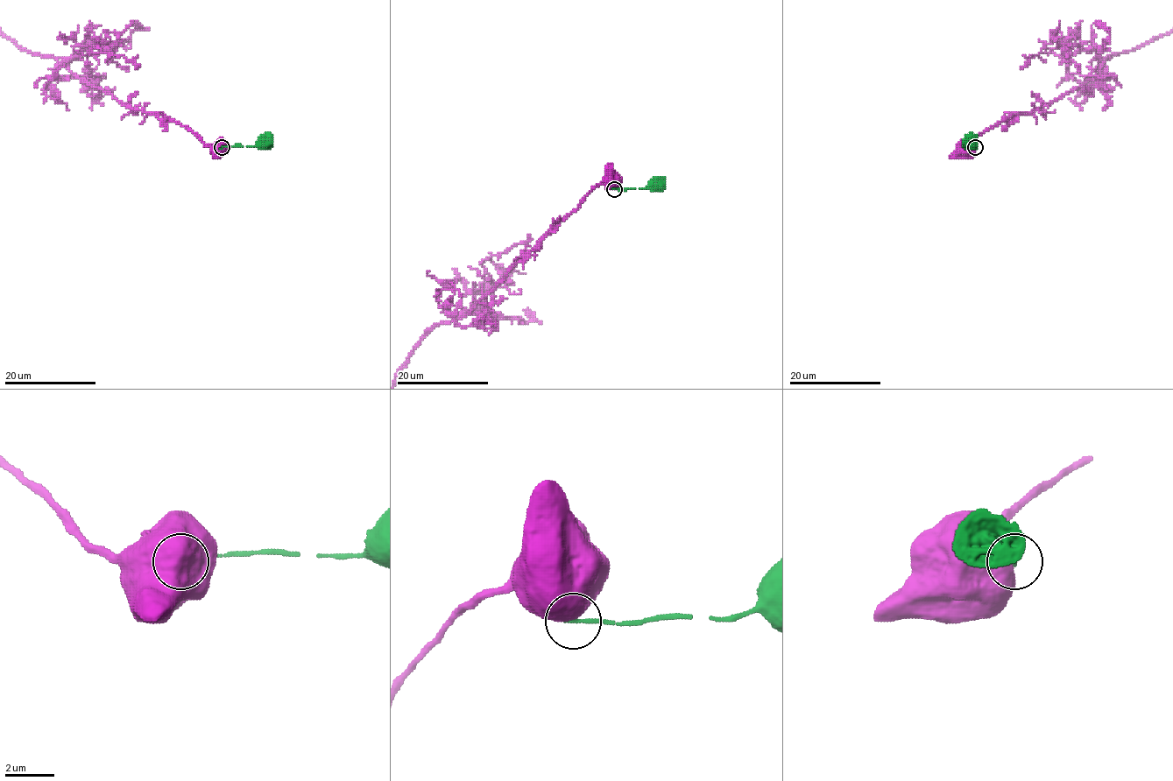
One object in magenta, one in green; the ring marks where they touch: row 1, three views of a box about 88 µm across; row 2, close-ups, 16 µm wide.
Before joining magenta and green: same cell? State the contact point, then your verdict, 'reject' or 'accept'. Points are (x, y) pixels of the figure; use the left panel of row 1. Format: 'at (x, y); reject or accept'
at (222, 147); reject

